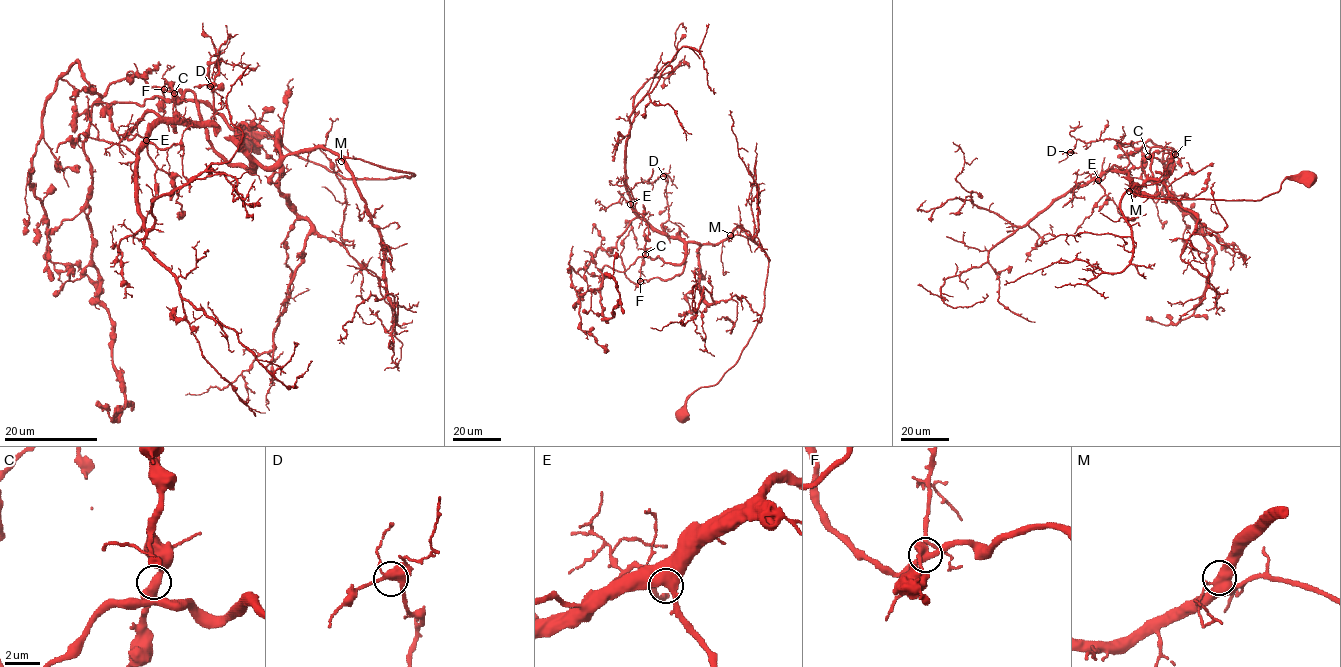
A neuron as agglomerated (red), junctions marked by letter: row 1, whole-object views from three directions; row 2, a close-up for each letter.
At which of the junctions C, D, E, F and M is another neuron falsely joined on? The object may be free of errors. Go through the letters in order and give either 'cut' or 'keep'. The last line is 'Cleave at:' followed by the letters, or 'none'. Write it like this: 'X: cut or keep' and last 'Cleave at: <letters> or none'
C: keep
D: keep
E: keep
F: cut
M: keep
Cleave at: F

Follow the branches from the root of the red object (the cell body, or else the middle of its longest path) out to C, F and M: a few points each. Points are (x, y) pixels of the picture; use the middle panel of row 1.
C: (682, 414), (747, 343), (764, 305), (768, 257), (737, 235), (688, 242), (680, 263), (645, 254)
F: (682, 414), (751, 336), (767, 254), (737, 235), (688, 242), (680, 263), (645, 255), (640, 281)
M: (682, 414), (690, 395), (700, 388), (715, 385), (734, 365), (764, 305), (767, 254), (748, 239), (730, 235)

